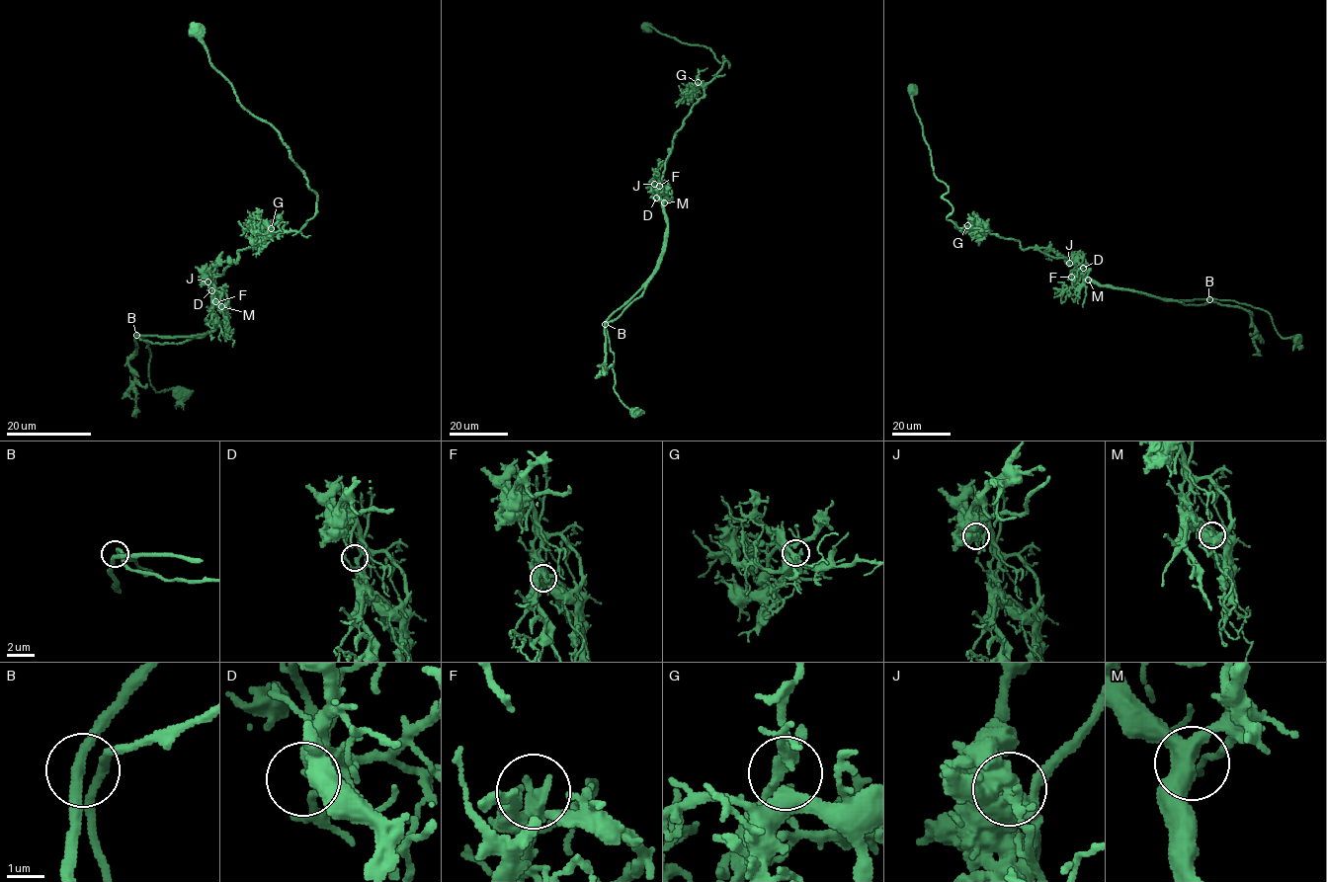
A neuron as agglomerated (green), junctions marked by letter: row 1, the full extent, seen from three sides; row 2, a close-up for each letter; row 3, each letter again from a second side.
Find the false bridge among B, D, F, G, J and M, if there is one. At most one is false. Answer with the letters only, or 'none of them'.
J

